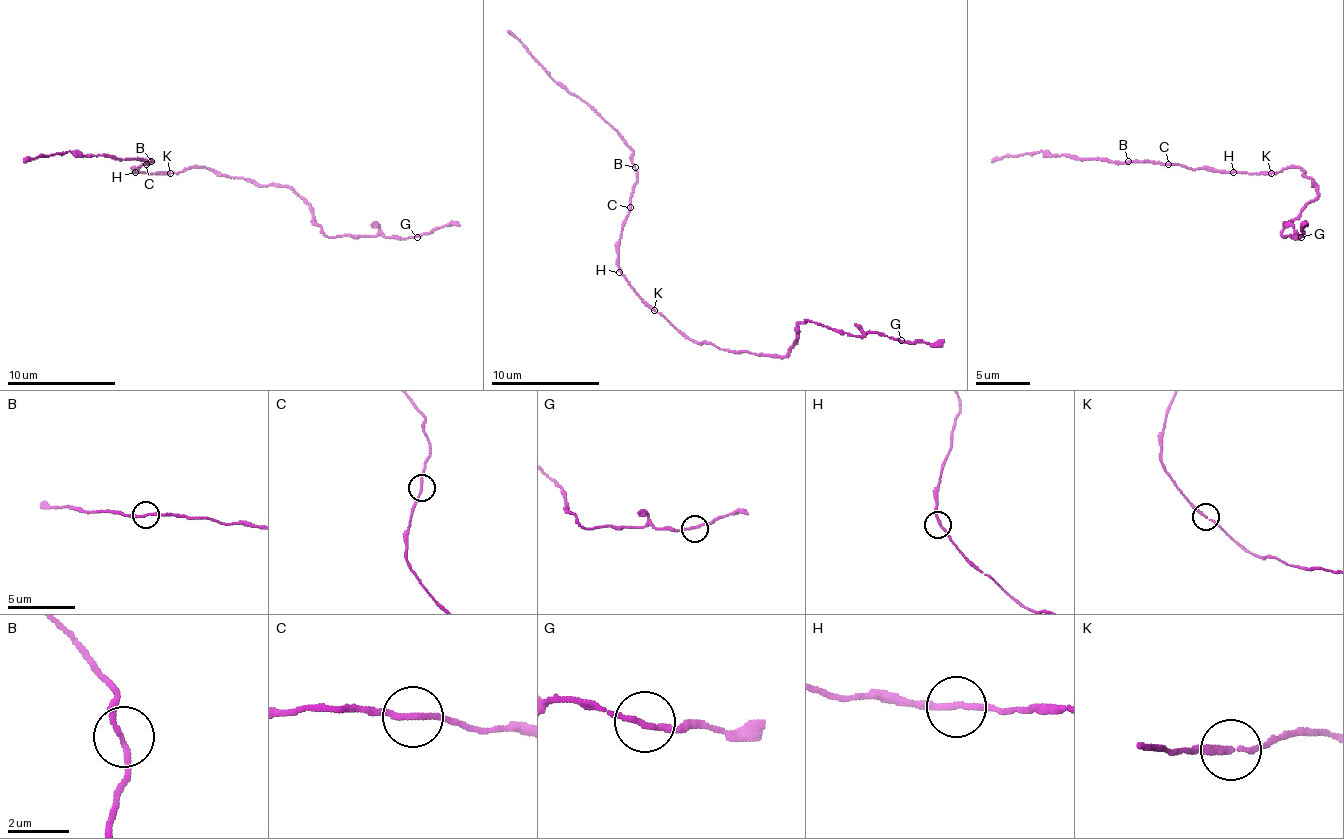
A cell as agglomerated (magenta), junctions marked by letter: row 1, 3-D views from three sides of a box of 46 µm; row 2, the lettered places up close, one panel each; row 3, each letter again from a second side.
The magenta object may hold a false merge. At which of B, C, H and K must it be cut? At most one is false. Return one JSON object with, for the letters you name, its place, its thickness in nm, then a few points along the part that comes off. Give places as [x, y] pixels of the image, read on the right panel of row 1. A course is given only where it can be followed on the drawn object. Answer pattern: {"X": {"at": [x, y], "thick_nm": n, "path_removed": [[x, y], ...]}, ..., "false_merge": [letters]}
{"false_merge": []}

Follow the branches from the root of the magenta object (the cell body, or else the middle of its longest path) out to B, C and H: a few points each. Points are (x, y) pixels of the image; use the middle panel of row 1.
B: (660, 313), (635, 291), (619, 267), (619, 234), (630, 207), (635, 167)
C: (660, 313), (635, 291), (619, 267), (619, 234), (630, 207)
H: (660, 313), (619, 272)

